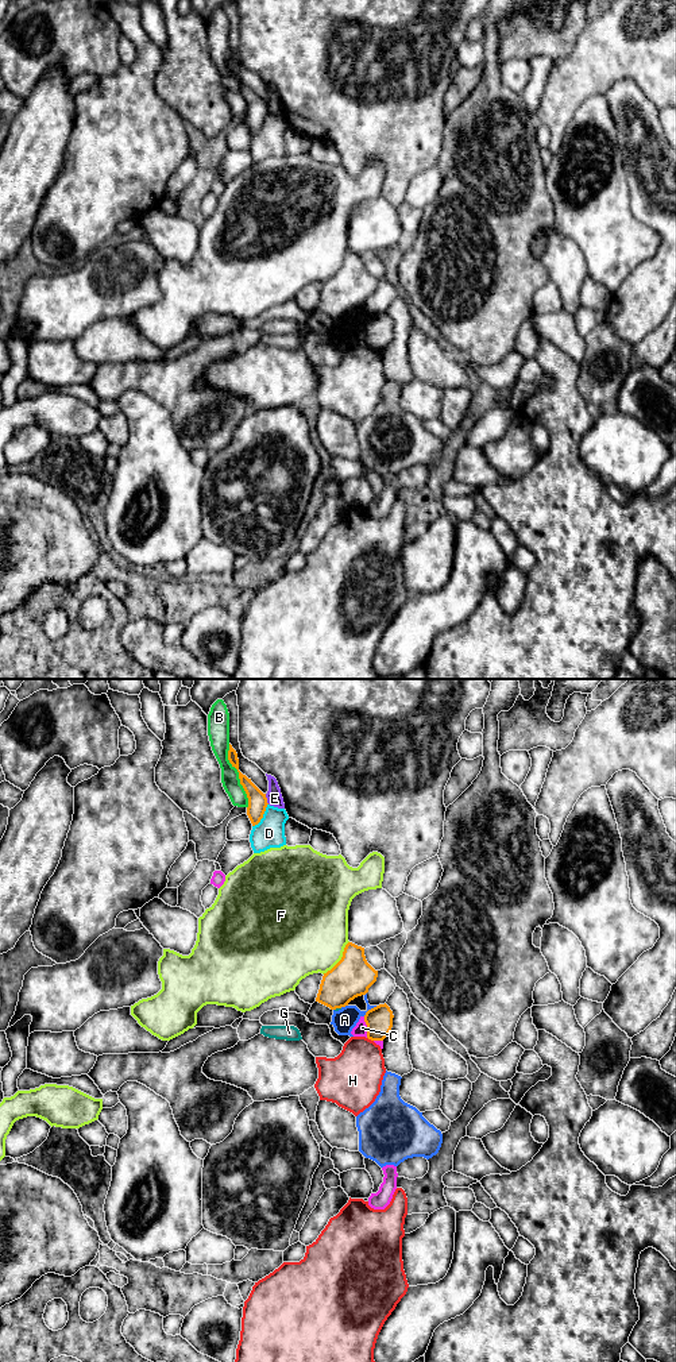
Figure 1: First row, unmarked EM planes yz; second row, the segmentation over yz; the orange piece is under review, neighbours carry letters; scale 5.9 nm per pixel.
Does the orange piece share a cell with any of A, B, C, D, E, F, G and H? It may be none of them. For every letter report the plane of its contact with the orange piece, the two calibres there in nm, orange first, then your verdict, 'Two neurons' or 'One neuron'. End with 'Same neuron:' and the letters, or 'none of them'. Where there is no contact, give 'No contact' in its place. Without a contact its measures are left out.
A: Touches orange in yz. Thickness 160 nm (orange) against 140 nm. Two neurons
B: Touches orange in yz. Thickness 110 nm (orange) against 110 nm. Two neurons
C: Touches orange in yz. Thickness 160 nm (orange) against 80 nm. Two neurons
D: Touches orange in yz. Thickness 110 nm (orange) against 180 nm. Two neurons
E: Touches orange in yz. Thickness 110 nm (orange) against 100 nm. Two neurons
F: Touches orange in yz. Thickness 240 nm (orange) against 460 nm. Two neurons
G: Touches orange in yz. Thickness 240 nm (orange) against 20 nm. Two neurons
H: Touches orange in yz. Thickness 160 nm (orange) against 320 nm. Two neurons
Same neuron: none of them

